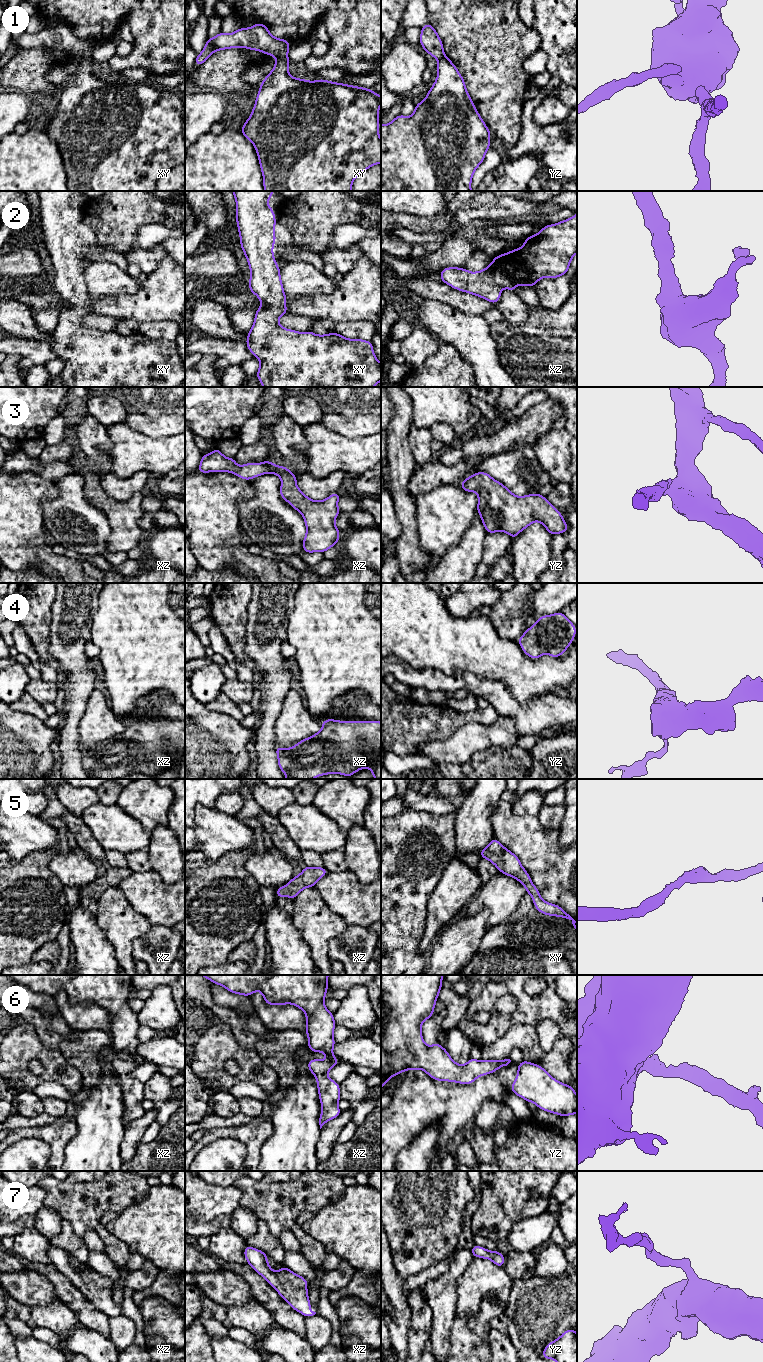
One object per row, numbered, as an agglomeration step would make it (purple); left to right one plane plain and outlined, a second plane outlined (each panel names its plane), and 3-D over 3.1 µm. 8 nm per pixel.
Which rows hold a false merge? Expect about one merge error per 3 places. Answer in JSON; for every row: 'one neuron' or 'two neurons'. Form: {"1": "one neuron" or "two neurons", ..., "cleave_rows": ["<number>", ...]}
{"1": "two neurons", "2": "one neuron", "3": "one neuron", "4": "one neuron", "5": "one neuron", "6": "one neuron", "7": "one neuron", "cleave_rows": ["1"]}

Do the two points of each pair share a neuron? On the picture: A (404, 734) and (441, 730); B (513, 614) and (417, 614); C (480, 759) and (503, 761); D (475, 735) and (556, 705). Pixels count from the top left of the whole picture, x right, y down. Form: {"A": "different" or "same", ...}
{"A": "same", "B": "different", "C": "same", "D": "different"}

